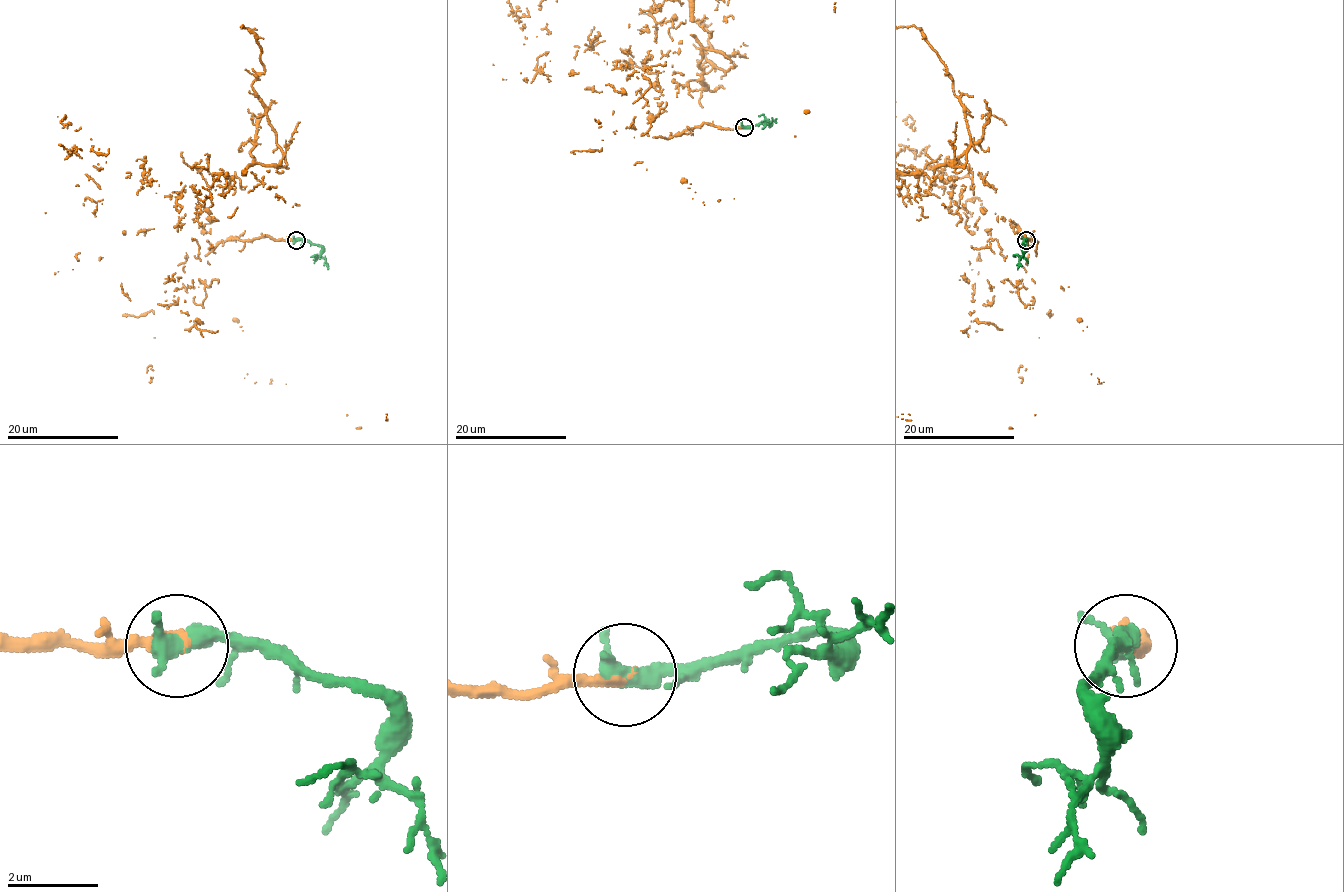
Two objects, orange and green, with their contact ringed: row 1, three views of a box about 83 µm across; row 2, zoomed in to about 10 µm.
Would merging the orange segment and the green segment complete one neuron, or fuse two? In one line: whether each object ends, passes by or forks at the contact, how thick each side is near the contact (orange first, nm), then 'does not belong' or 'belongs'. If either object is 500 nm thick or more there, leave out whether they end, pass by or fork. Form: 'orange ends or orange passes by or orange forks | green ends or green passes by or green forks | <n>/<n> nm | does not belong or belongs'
orange ends | green passes by | 320/380 nm | belongs

